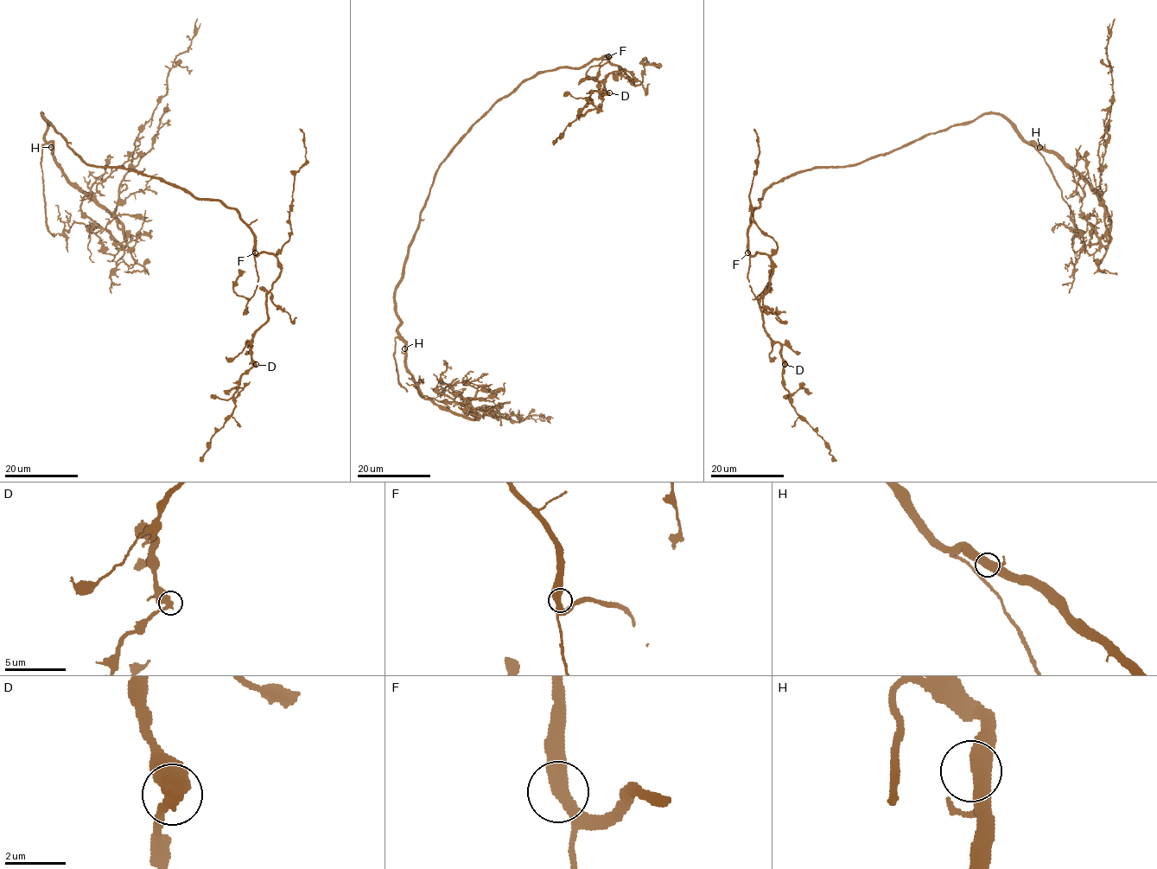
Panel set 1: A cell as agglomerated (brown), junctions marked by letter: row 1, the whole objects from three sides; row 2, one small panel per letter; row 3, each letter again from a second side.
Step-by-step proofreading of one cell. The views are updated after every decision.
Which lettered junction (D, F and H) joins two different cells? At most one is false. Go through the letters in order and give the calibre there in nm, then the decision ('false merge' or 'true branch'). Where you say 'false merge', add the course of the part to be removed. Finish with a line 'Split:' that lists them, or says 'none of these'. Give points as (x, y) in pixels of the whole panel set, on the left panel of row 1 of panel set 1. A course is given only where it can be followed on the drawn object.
D: 500 nm thick; true branch
F: 480 nm thick; true branch
H: 500 nm thick; true branch
Split: none of these

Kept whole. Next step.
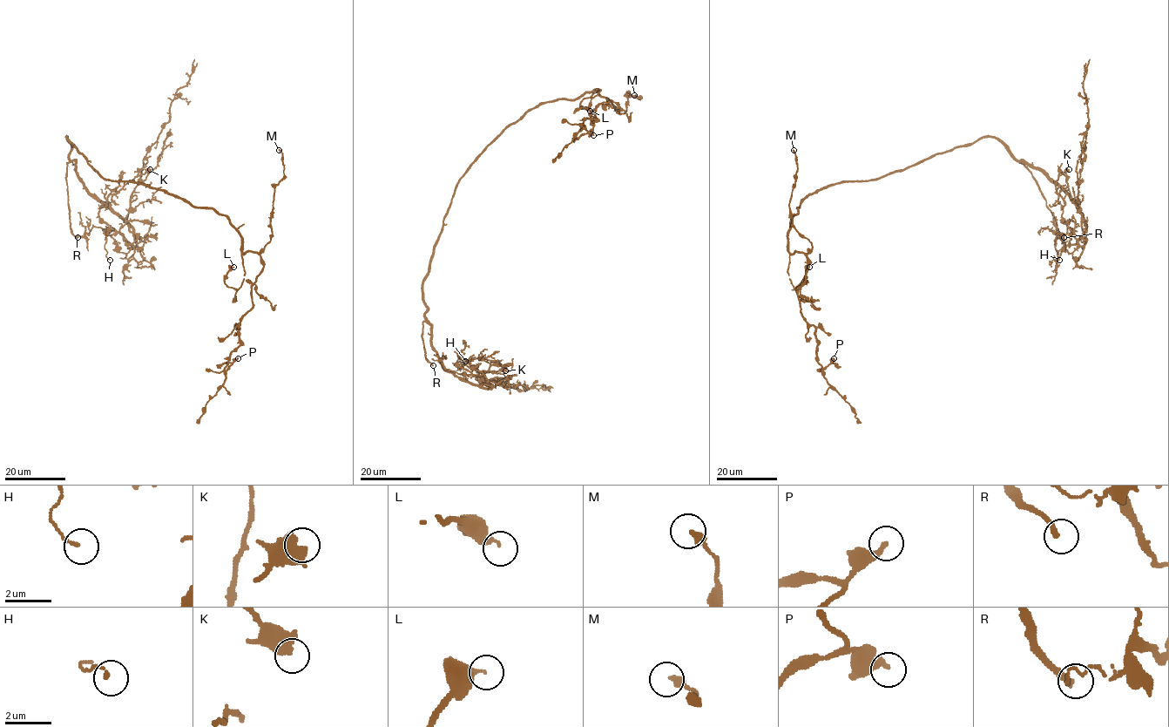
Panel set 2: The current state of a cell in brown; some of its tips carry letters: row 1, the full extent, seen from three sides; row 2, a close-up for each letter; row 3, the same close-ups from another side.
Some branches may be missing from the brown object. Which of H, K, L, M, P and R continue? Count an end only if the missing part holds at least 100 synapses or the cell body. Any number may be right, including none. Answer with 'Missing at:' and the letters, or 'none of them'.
Missing at: R

